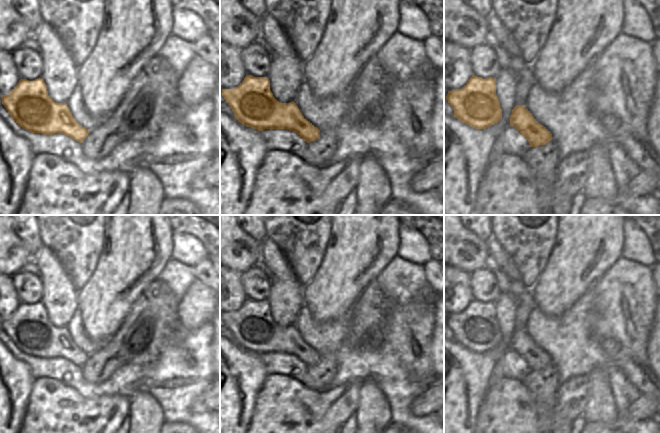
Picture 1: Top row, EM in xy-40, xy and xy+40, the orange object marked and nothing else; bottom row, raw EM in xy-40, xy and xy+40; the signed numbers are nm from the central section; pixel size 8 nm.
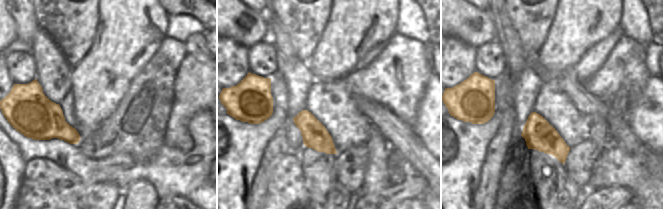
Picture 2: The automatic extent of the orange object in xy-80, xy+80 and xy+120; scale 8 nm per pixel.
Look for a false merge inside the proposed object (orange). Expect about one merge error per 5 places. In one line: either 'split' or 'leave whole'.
leave whole

